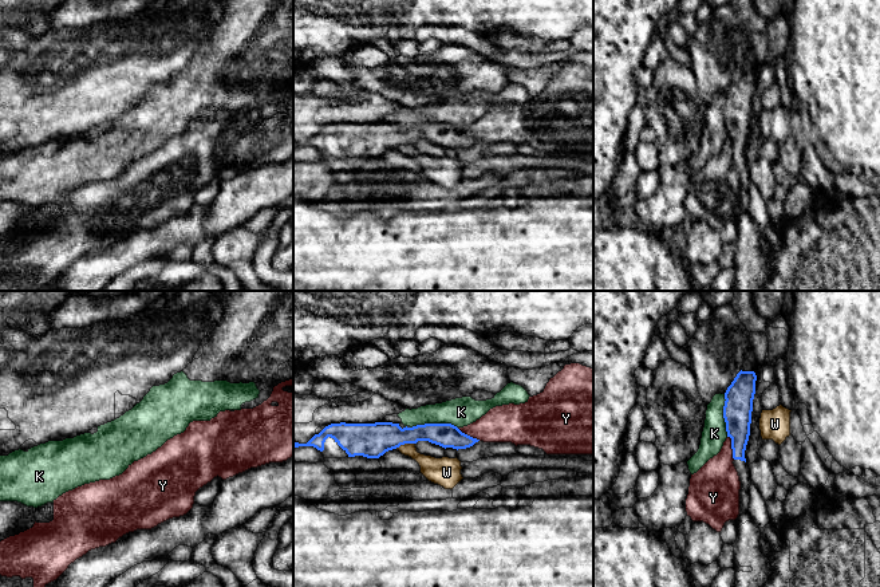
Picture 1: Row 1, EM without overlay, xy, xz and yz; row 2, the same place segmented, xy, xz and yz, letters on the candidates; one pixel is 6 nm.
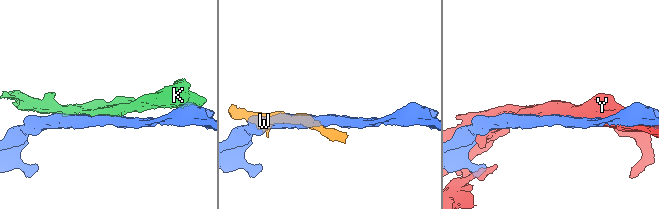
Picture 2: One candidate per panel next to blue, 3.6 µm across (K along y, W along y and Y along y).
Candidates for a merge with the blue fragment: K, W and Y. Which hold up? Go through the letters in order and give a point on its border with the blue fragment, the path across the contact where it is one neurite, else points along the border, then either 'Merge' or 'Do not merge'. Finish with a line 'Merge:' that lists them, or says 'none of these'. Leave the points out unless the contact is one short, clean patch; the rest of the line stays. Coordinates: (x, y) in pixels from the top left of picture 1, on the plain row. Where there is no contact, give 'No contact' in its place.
K: Touches blue at xz (433, 123). Do not merge
W: Touches blue at xz (405, 142). Do not merge
Y: Touches blue at yz (731, 148). Do not merge
Merge: none of these

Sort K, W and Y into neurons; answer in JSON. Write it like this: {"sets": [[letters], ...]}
{"sets": [["K"], ["W"], ["Y"]]}

